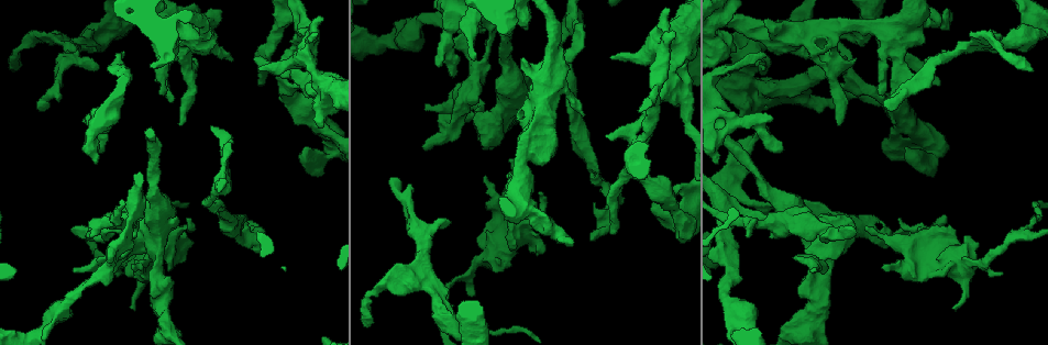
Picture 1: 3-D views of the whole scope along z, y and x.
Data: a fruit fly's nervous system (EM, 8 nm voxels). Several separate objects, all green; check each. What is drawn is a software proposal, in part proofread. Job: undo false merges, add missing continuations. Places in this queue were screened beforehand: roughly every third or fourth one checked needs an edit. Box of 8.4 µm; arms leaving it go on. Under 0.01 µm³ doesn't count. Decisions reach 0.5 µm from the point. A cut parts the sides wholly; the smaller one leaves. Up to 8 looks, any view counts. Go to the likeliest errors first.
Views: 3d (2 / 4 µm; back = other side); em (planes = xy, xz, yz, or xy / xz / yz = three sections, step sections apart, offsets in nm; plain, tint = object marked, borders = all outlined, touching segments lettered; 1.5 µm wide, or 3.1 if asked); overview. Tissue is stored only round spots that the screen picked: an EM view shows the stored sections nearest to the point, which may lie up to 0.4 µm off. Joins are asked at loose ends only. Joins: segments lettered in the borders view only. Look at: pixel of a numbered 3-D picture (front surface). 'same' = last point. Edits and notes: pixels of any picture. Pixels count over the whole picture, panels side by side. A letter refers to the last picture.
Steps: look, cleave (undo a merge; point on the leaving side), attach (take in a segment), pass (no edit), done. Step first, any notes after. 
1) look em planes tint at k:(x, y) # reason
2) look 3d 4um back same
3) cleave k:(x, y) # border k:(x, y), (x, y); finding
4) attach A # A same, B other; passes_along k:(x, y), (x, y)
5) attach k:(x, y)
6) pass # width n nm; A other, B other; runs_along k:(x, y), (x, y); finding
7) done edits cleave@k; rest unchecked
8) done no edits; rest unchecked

look 3d 4um at 1:(434, 295) # two arms in line, one across

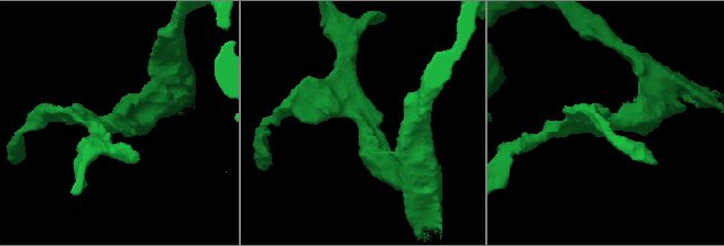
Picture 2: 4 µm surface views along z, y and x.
look em yz step 4 borders at 2:(115, 126) # shape alone is not enough

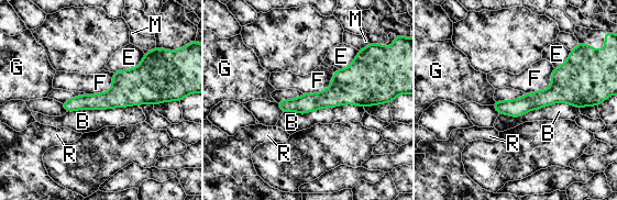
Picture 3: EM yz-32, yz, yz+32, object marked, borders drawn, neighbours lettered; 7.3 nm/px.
pass # width 120 nm; B other, E other, F other, G other, M other, R other; border 3:(338, 69), (327, 88), (304, 93); continuous, no second cell

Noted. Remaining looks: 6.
look 3d 4um at 1:(1000, 276) # an open end

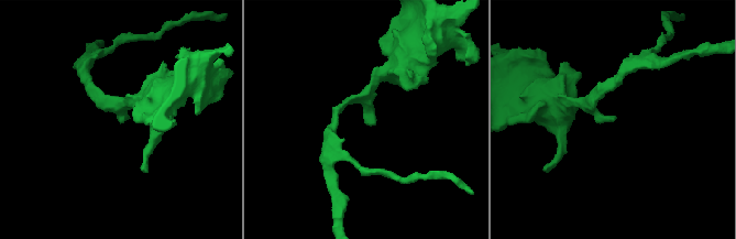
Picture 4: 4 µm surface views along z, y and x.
look em planes tint at 4:(374, 121)

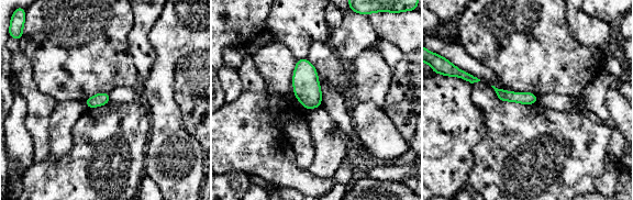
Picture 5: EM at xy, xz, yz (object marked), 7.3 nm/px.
look em planes borders same # see the neighbours

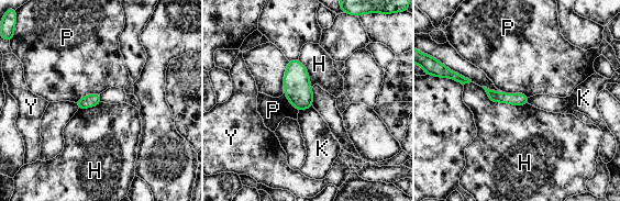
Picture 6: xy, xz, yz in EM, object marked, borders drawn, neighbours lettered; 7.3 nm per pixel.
pass # width 90 nm; H other, K other, P other, Y other; runs_along 6:(490, 92), (495, 97), (526, 101); no lettered segment goes on from it

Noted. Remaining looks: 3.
look em planes plain at 1:(521, 59) # free end

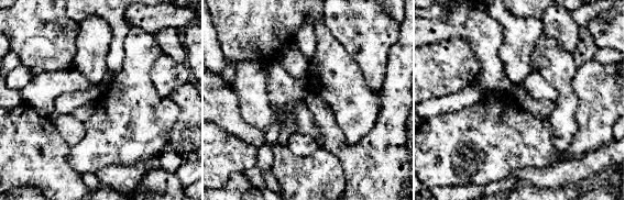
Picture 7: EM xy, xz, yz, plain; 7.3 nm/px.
look em planes borders same # what lies round it

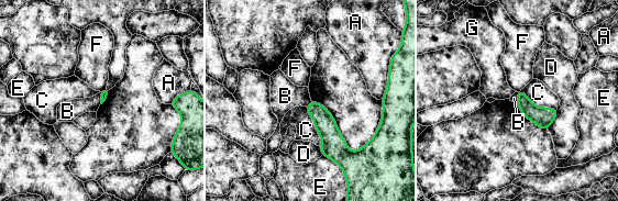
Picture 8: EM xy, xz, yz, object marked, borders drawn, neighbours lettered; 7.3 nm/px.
pass # longest_contact C 320 nm; A other, B other, C other, D other, E other, F other, G other; none of them fits

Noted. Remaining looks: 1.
done no edits; rest unchecked

